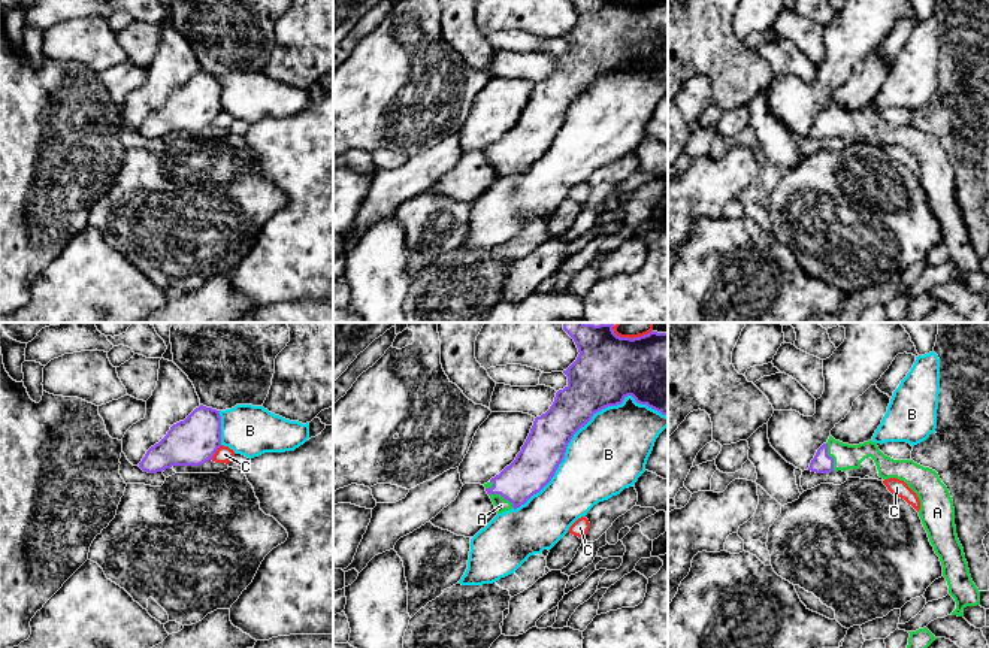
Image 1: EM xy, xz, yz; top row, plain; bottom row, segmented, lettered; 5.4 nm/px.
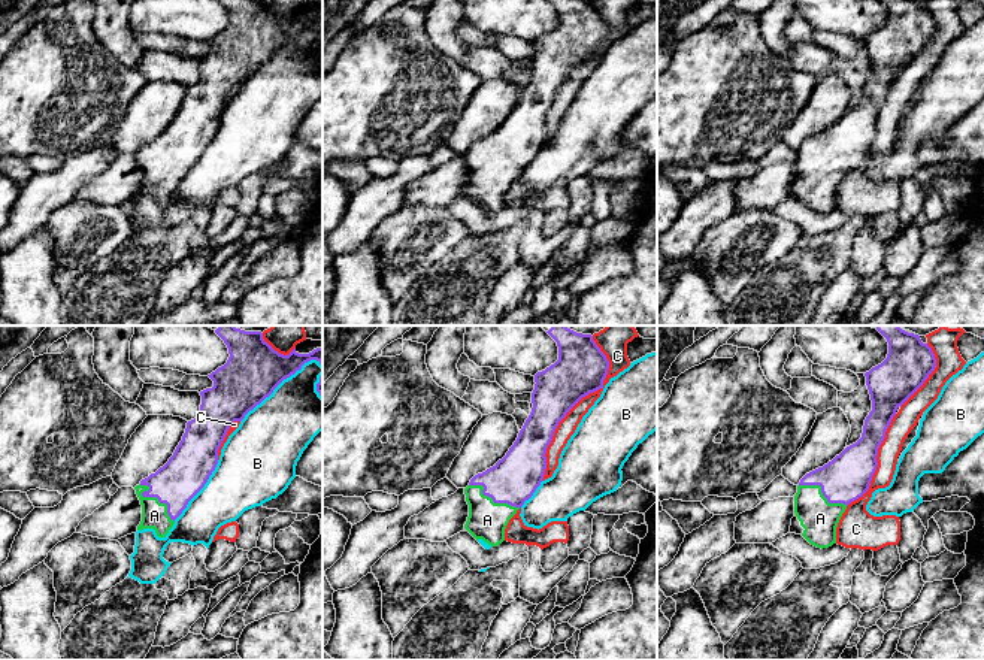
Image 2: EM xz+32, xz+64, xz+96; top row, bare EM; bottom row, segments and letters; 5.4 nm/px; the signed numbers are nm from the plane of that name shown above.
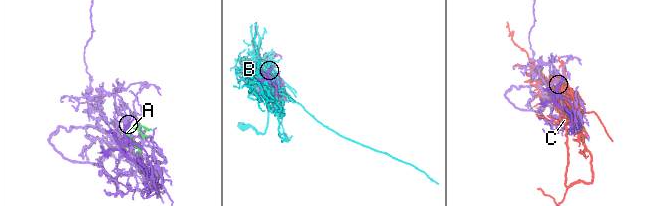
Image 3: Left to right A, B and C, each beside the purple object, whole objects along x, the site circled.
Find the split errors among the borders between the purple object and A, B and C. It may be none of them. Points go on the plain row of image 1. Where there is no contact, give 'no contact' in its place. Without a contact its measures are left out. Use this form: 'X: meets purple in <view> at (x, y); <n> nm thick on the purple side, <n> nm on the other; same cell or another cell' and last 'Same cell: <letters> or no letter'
A: meets purple in yz at (831, 123); 110 nm thick on the purple side, 130 nm on the other; same cell
B: meets purple in xz at (578, 94); 280 nm thick on the purple side, 400 nm on the other; another cell
C: meets purple in xy at (215, 117); 260 nm thick on the purple side, 90 nm on the other; another cell
Same cell: A

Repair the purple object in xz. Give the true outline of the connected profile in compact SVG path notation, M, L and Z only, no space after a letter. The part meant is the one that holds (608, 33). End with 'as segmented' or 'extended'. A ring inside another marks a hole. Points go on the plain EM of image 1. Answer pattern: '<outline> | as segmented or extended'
M617 0L569 1L580 19L563 36L568 51L556 58L550 75L535 84L515 125L484 149L497 179L520 173L551 146L565 124L568 109L596 78L621 70L627 61L632 61L636 69L668 82L668 0L644 0L633 4Z | extended

